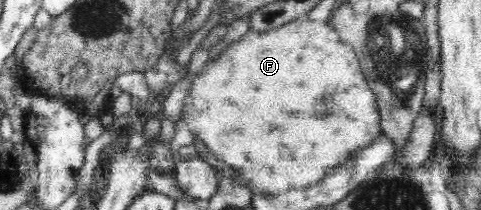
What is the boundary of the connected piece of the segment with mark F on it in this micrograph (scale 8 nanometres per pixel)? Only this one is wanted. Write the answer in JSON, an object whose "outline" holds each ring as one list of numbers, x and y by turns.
{"outline":[[305,16,274,31,248,31,193,80,192,91,184,100,186,125,218,160,249,180,256,192,278,194,318,184,334,167,350,161,354,151,383,133,376,97,362,73,356,50,341,41,329,23,312,22]]}

